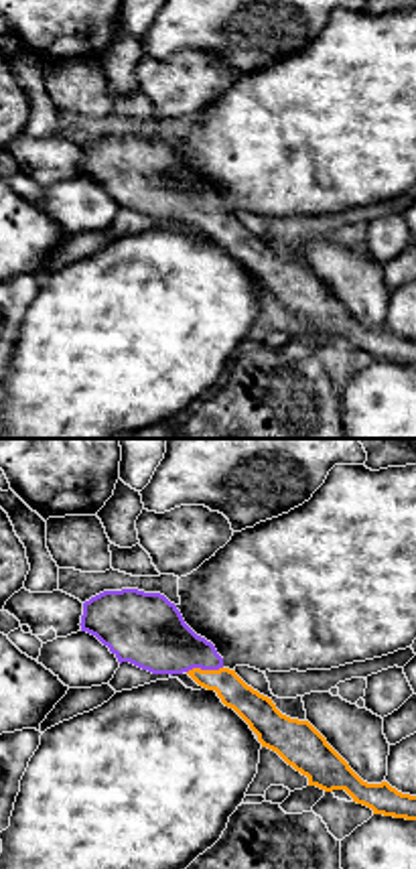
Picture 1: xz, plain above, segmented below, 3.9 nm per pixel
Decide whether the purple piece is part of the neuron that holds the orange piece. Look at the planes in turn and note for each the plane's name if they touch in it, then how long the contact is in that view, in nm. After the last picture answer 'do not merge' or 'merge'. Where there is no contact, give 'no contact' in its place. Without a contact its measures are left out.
xz | 150 nm

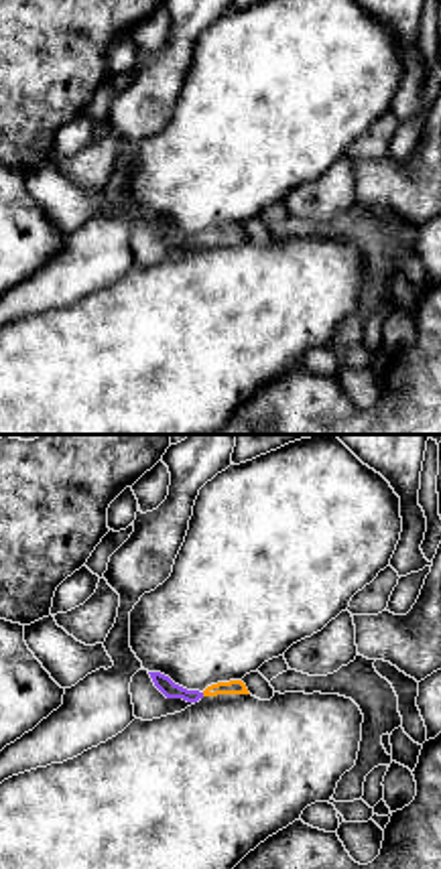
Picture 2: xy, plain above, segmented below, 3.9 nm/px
no contact

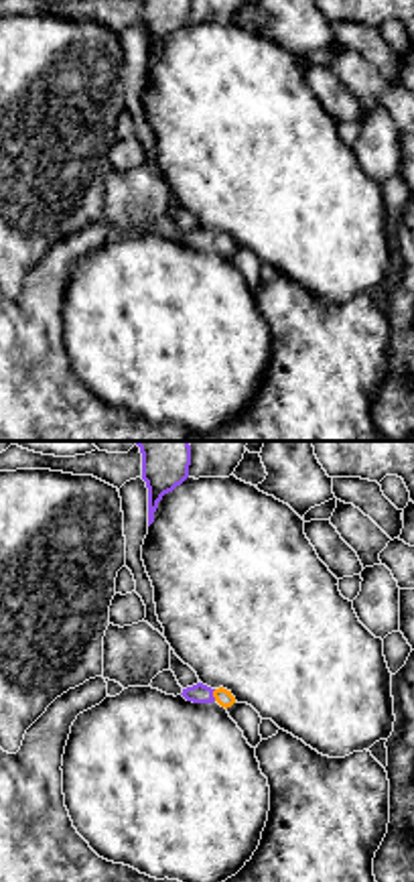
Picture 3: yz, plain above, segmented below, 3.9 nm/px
yz | 50 nm

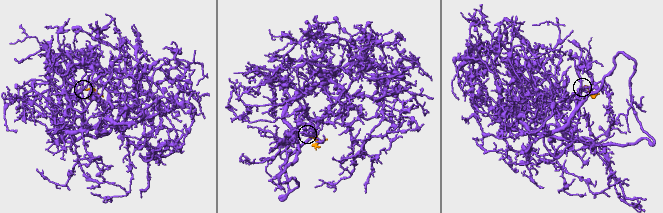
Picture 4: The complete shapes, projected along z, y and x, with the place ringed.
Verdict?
merge

